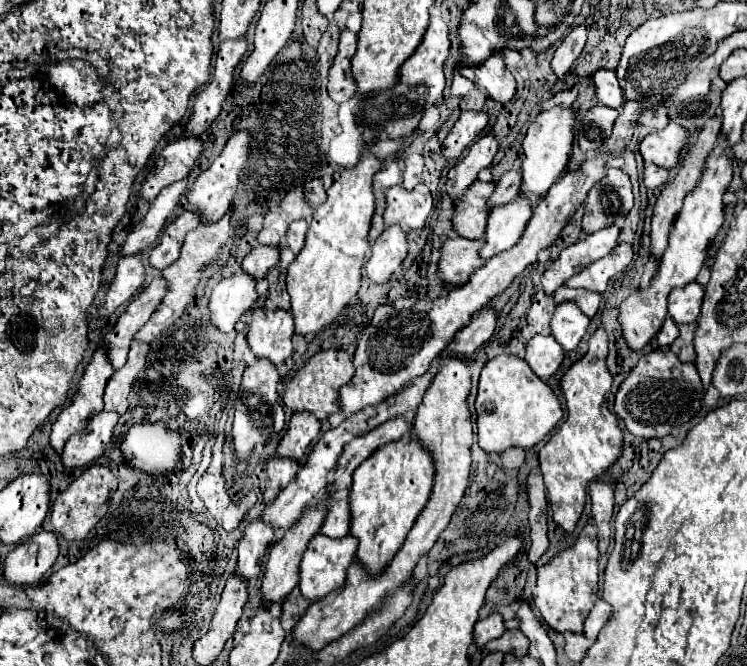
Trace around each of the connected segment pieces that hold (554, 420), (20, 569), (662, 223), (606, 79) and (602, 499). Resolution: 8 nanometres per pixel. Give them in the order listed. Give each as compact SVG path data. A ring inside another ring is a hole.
M510 354L496 356L484 364L474 408L478 446L484 452L498 454L510 446L528 450L540 444L562 418L562 408L552 388L544 380L540 380L522 358Z
M38 532L16 546L2 562L2 576L12 586L34 586L52 568L58 556L58 540L52 532Z
M716 116L710 118L710 120L704 124L704 128L702 128L702 132L698 134L696 142L686 150L678 174L664 186L664 190L662 190L660 196L658 196L658 202L656 202L656 206L654 206L654 218L652 218L652 234L650 234L650 238L652 238L652 254L656 256L656 262L660 262L660 256L664 254L664 250L666 250L666 246L668 246L670 228L672 228L672 224L674 224L674 218L676 218L678 210L682 208L682 202L684 202L686 194L688 194L690 190L694 190L696 182L700 180L700 174L702 174L702 170L704 170L704 160L706 160L708 154L712 152L712 148L714 148L714 144L716 144L716 138L718 138L718 134L720 134L720 124L722 124L722 122L720 122Z
M600 68L594 74L594 86L596 86L596 98L600 104L608 108L620 108L626 100L622 94L622 88L618 86L618 78L614 70Z
M606 482L590 484L590 500L592 500L592 516L598 526L598 540L608 542L610 538L610 520L614 514L614 490Z

